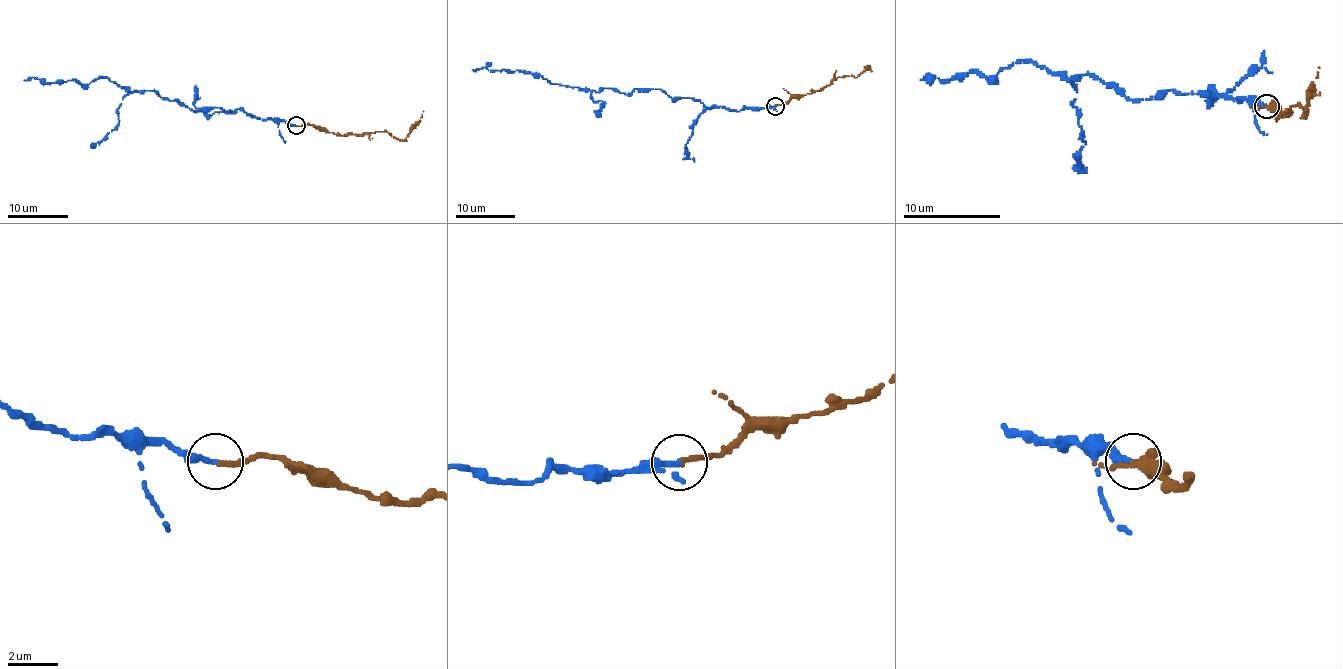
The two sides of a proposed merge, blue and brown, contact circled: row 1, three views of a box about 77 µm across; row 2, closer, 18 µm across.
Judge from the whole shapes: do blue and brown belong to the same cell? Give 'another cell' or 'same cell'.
same cell

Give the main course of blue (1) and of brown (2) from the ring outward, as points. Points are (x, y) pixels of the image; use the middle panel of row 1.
1: (775, 106), (730, 111), (690, 98), (671, 98), (657, 89), (598, 92), (551, 83), (520, 70), (472, 69)
2: (776, 106), (821, 91), (838, 77), (856, 77), (868, 68)

